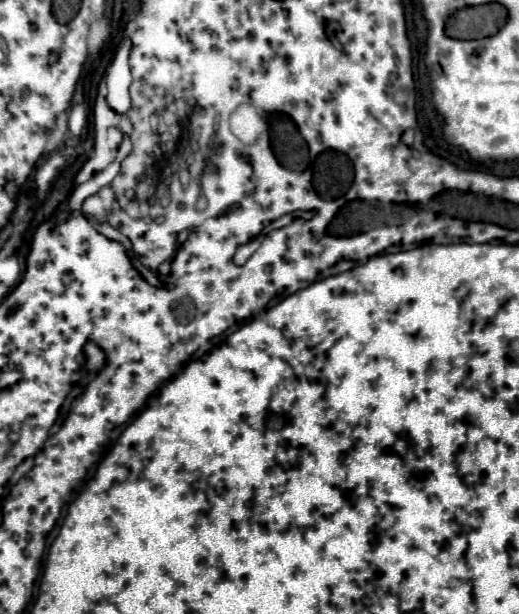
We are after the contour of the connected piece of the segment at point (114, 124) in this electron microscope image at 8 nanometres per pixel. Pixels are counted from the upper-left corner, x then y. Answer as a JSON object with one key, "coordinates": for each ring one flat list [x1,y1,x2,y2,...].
{"coordinates":[[107,105,107,109,111,111,111,125,97,125,95,127,95,147,93,147,93,155,85,161,85,165,81,167,81,171,75,177,75,183,85,183,87,179,91,179,95,173,103,171,117,155,117,147,121,141,121,132,119,123,121,115,115,113]]}

